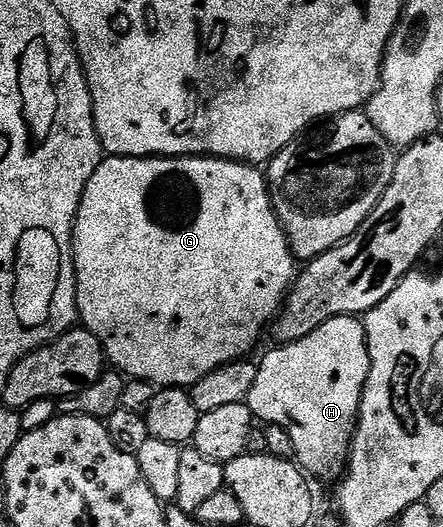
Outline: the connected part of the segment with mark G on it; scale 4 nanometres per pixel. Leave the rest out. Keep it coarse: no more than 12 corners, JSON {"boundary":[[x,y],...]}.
{"boundary":[[101,158],[72,226],[107,362],[191,389],[298,274],[259,166]]}

